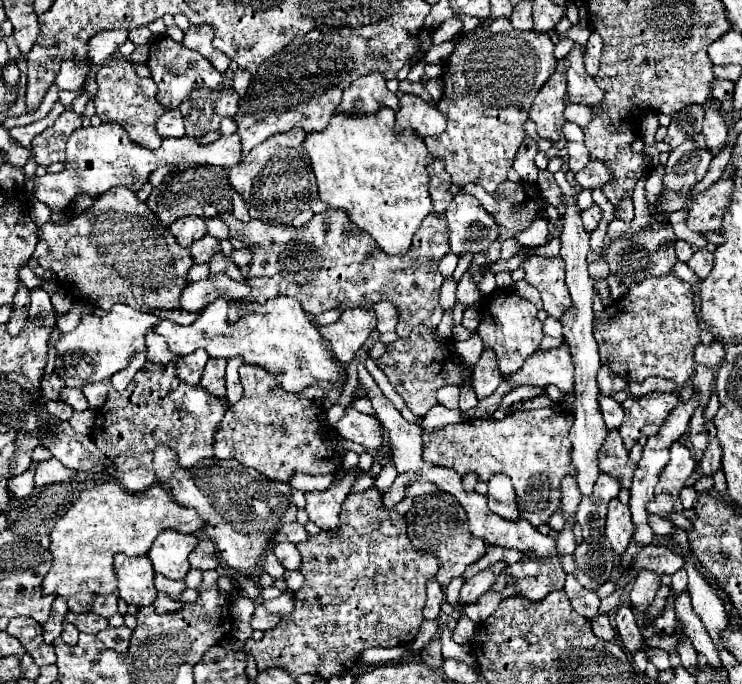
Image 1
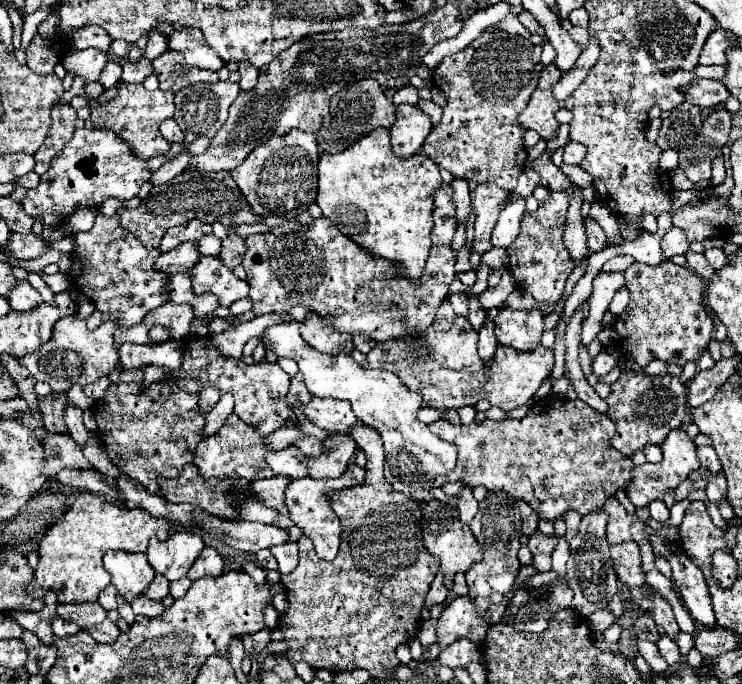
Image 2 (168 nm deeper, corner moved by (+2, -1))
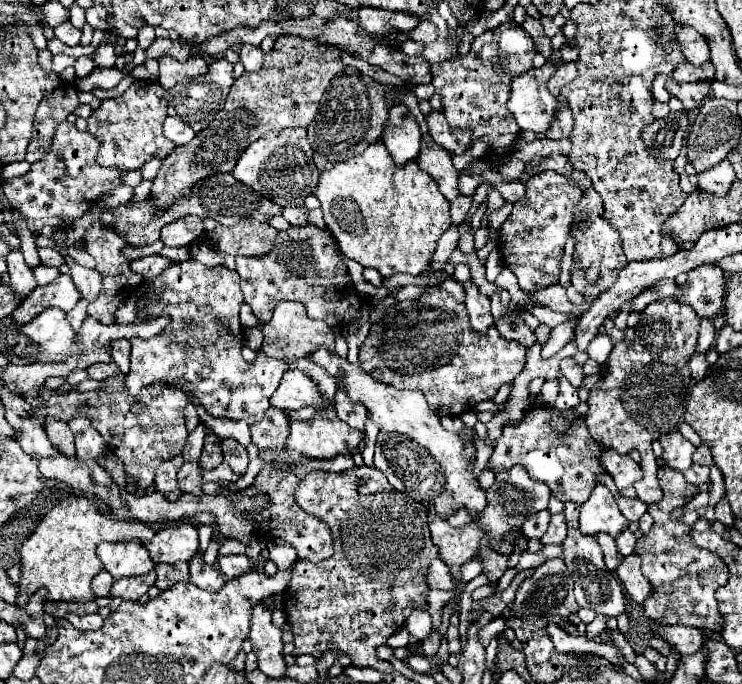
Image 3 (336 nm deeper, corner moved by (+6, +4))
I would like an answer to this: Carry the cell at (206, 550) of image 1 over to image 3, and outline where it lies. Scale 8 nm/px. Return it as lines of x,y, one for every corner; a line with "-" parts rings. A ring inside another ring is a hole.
198,552
198,556
194,556
194,560
190,560
190,582
206,588
206,590
220,590
224,584
224,574
218,572
216,566
208,566
202,558
202,554

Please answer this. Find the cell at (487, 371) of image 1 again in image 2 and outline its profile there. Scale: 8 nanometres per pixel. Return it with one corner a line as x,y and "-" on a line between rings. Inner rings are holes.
486,319
480,329
480,341
478,341
478,353
480,353
482,361
486,361
486,363
492,361
496,345
498,345
498,341
494,335
494,323
490,319

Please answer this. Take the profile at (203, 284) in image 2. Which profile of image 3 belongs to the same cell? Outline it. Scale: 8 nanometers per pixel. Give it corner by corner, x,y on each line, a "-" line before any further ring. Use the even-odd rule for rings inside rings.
186,260
166,268
154,280
154,290
148,294
148,300
142,300
138,304
138,320
144,320
146,316
168,314
172,322
166,326
166,330
160,336
154,336
150,340
132,338
132,366
126,376
128,392
138,394
140,388
156,380
162,380
166,384
178,386
180,390
186,388
186,394
194,394
202,402
206,412
216,418
226,418
232,422
244,420
248,426
260,422
270,408
270,396
276,392
284,372
288,370
288,364
278,358
268,358
262,352
258,352
254,362
246,362
242,358
240,348
244,346
244,336
240,336
240,320
238,320
238,310
242,302
244,296
240,290
240,276
238,272
232,272
226,266
206,268
196,260

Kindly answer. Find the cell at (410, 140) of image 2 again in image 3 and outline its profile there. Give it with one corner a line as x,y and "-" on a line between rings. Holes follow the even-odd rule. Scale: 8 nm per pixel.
404,104
390,106
390,118
384,126
382,140
392,154
398,166
404,166
408,160
416,158
420,152
422,130
414,118
414,114

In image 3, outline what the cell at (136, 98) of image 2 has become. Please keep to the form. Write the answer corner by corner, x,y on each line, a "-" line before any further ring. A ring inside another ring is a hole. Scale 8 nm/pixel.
134,80
122,96
102,100
100,108
94,110
88,118
88,130
102,142
96,162
100,166
134,170
140,168
150,158
168,156
176,144
164,138
162,134
166,108
168,108
166,90
158,82

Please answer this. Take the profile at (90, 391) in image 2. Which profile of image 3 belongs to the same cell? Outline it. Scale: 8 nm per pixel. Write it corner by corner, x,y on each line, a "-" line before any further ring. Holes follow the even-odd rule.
110,362
110,364
92,364
86,368
86,372
88,372
90,380
106,380
106,378
118,374
120,370
114,362

